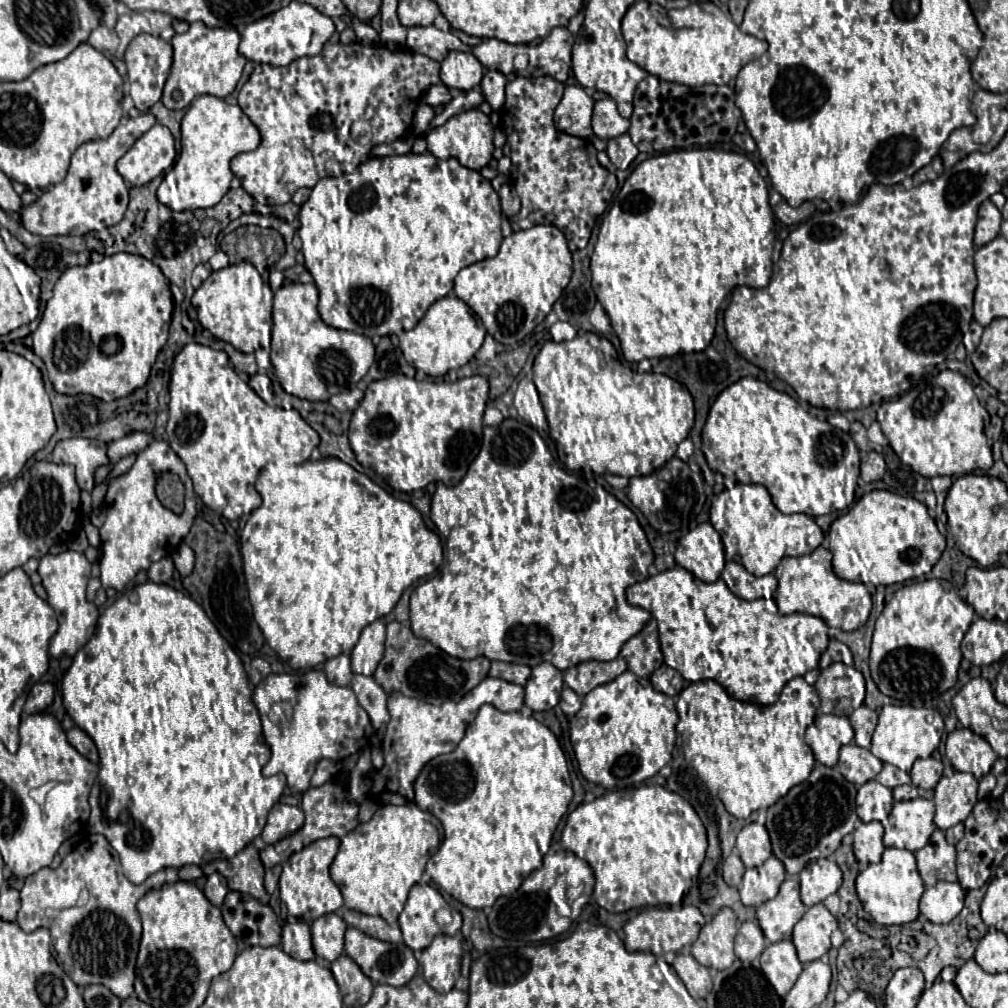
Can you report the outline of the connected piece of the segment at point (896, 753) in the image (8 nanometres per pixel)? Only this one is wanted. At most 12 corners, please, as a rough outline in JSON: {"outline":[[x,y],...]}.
{"outline":[[884,705],[870,751],[910,771],[940,745],[937,709]]}

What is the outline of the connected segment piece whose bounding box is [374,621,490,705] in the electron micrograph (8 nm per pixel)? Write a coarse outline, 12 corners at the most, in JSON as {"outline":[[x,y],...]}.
{"outline":[[386,625],[374,679],[386,693],[440,705],[462,699],[490,669]]}

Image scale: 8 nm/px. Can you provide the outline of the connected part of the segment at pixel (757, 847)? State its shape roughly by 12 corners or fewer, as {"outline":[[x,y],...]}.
{"outline":[[746,825],[736,849],[746,867],[772,855],[766,827]]}

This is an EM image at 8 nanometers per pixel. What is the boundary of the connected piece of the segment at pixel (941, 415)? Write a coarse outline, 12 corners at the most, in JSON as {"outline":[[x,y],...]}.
{"outline":[[962,373],[884,401],[878,423],[928,479],[994,465]]}

